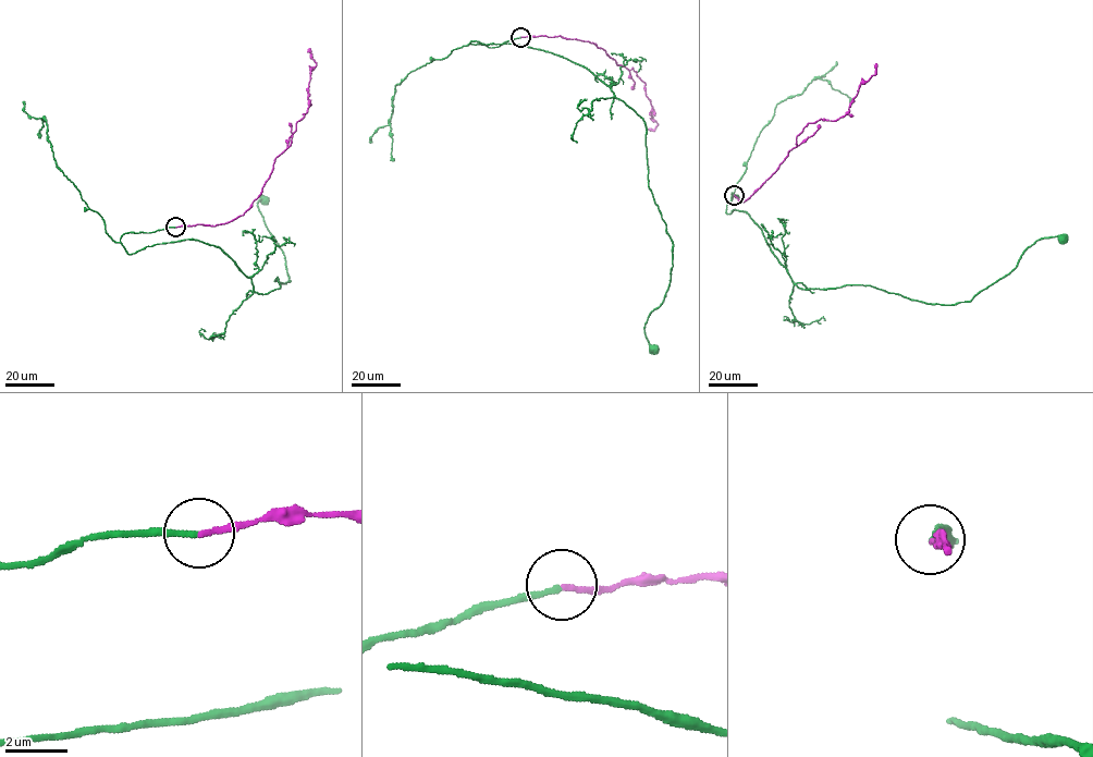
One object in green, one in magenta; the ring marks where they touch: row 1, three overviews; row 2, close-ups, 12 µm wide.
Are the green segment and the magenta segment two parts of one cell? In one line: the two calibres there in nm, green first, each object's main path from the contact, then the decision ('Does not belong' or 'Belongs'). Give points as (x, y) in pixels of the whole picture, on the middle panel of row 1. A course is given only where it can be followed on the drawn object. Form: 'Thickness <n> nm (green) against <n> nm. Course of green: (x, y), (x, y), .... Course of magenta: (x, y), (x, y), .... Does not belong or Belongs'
Thickness 180 nm (green) against 160 nm. Course of green: (520, 37), (467, 45), (563, 57), (645, 122), (649, 188), (673, 244), (670, 285), (645, 326), (654, 348). Course of magenta: (520, 37), (588, 40), (617, 64), (631, 68), (645, 83), (651, 118), (658, 123), (650, 130). Belongs

